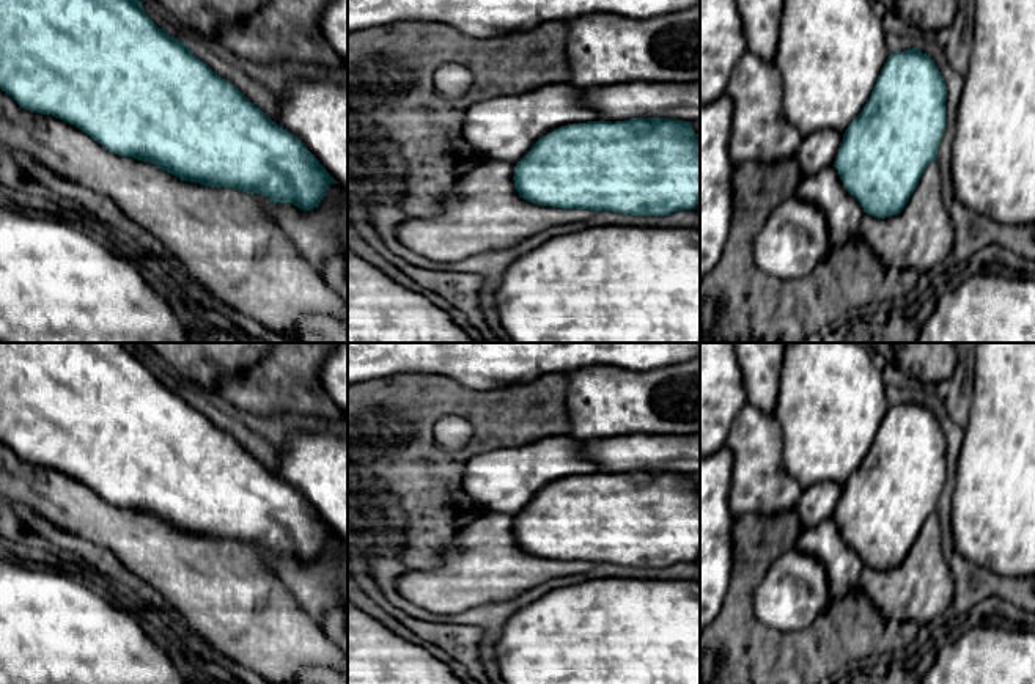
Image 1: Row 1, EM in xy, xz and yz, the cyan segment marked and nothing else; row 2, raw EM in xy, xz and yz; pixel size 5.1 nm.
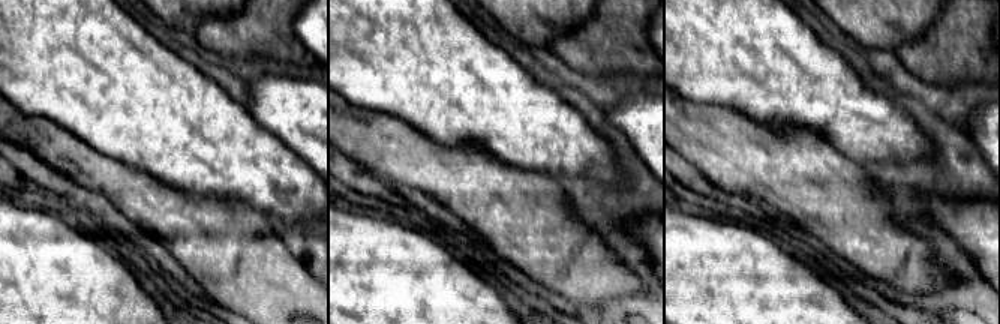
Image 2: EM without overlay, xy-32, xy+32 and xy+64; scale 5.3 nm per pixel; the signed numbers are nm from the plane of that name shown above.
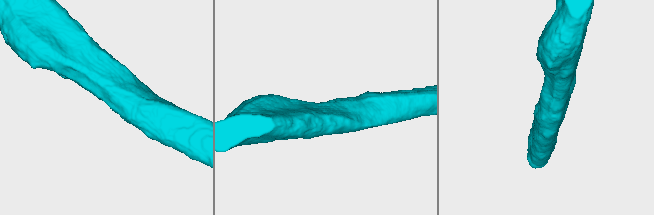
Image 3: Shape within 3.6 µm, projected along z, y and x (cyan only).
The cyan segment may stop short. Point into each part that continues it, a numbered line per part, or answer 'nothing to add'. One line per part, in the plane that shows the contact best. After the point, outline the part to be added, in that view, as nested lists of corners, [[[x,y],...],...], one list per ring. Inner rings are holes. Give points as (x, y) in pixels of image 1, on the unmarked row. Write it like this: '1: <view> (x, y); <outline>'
nothing to add

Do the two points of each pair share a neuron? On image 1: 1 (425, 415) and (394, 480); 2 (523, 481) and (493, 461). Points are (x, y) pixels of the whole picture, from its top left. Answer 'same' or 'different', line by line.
1: same
2: same

